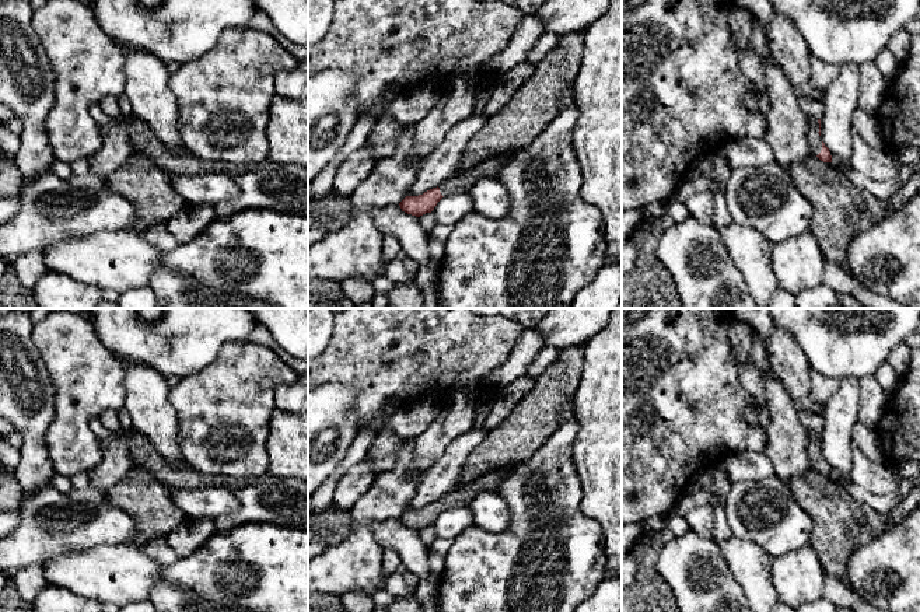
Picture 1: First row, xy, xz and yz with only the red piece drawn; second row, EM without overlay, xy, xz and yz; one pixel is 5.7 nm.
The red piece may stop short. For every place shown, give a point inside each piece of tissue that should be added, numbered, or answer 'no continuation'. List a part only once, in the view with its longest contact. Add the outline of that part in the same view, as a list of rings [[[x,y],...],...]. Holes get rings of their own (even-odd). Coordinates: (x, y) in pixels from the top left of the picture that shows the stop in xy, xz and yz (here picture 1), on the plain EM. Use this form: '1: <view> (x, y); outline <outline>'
1: yz (815, 454); outline [[[808,431],[808,454],[814,471],[816,471],[822,464],[822,451],[819,450],[819,437],[816,431]]]

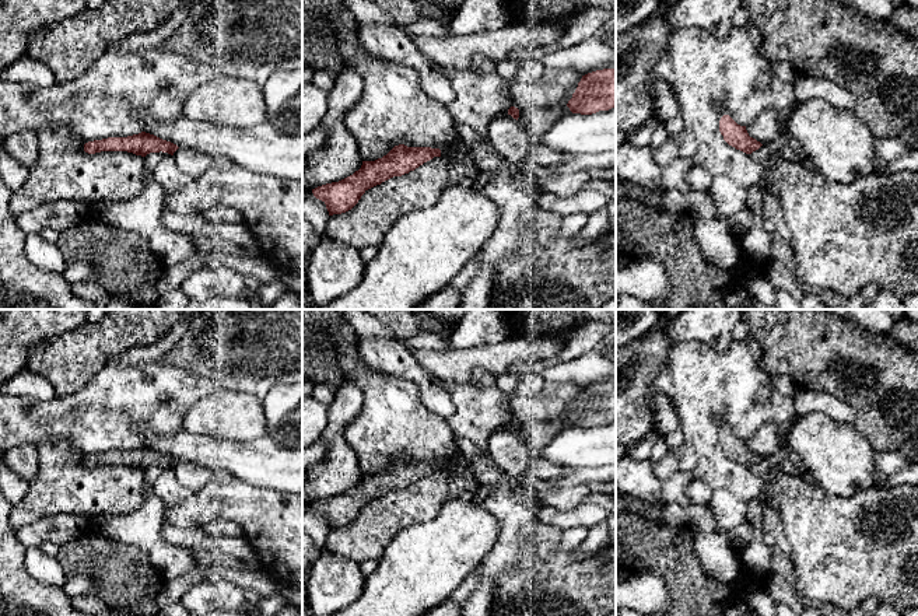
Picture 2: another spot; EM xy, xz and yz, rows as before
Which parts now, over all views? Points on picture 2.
no continuation

